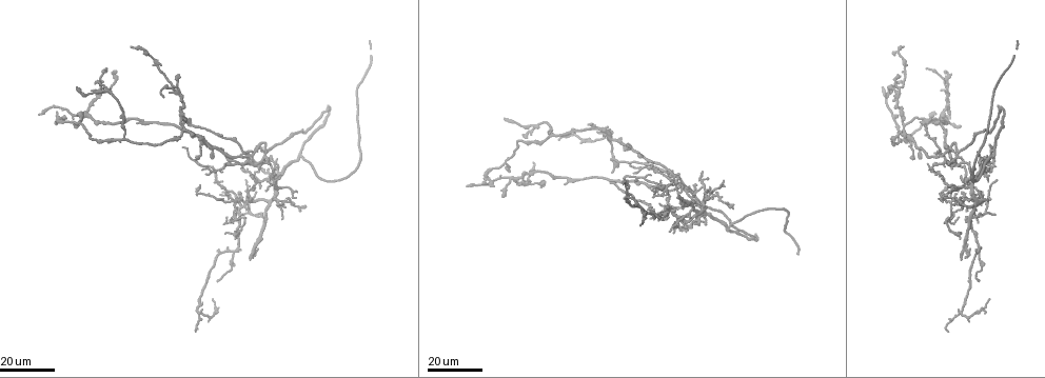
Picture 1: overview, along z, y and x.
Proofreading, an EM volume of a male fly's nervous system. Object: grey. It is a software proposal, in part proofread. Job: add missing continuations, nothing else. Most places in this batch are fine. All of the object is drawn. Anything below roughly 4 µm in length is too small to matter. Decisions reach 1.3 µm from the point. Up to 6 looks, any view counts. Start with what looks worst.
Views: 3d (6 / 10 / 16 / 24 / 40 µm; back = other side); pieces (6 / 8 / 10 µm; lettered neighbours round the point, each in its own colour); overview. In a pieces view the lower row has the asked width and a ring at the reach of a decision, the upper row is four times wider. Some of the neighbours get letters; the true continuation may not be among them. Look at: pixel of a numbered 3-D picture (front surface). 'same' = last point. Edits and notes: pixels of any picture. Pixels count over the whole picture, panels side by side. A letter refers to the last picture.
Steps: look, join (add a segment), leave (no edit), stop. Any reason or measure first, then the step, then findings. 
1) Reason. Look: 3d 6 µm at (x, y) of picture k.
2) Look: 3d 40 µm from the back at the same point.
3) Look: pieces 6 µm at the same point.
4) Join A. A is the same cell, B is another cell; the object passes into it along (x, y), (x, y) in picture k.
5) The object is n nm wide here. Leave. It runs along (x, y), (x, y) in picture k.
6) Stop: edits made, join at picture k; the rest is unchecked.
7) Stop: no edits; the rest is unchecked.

Free end. Look: 3d 16 µm at (1017, 40) of picture 1.

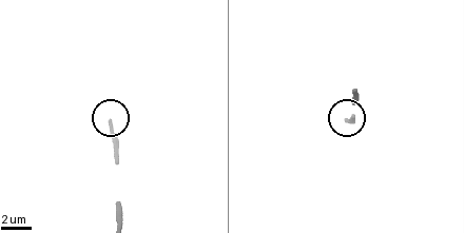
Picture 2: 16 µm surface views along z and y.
Look: pieces 6 µm at (112, 121) of picture 2.

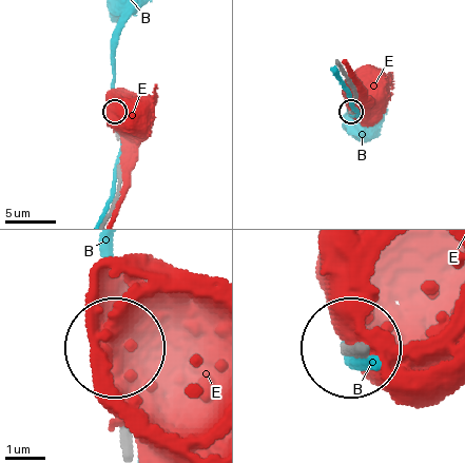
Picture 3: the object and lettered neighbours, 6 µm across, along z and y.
Leave. B and E are other cells; no lettered segment goes on from it.

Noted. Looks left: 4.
Branch stops here. Look: 3d 24 µm at (979, 280) of picture 1.

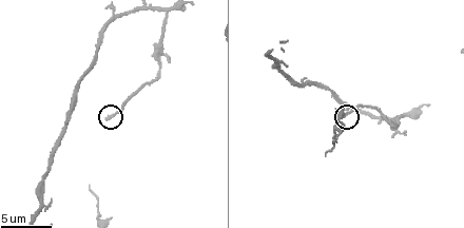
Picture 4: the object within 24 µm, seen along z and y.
Look: pieces 8 µm at (107, 118) of picture 4.

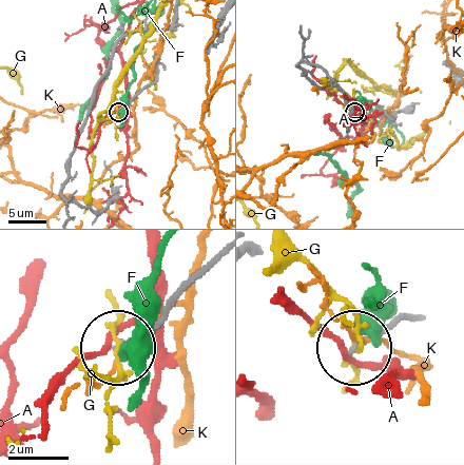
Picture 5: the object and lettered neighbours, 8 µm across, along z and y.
The object is 190 nm wide here. Leave. A, F, G and K are other cells; no lettered segment goes on from it.

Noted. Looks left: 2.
Free end. Look: 3d 24 µm at (990, 145) of picture 1.

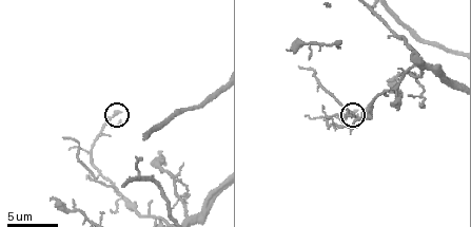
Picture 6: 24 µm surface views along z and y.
Look: pieces 6 µm at (356, 110) of picture 6.

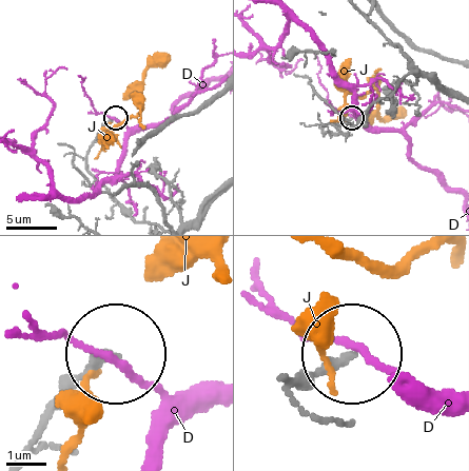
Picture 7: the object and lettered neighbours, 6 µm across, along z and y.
Leave. D and J are other cells; it runs along (299, 376), (346, 359) in picture 7; no lettered segment goes on from it.

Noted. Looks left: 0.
Stop: no edits; the rest is unchecked.

